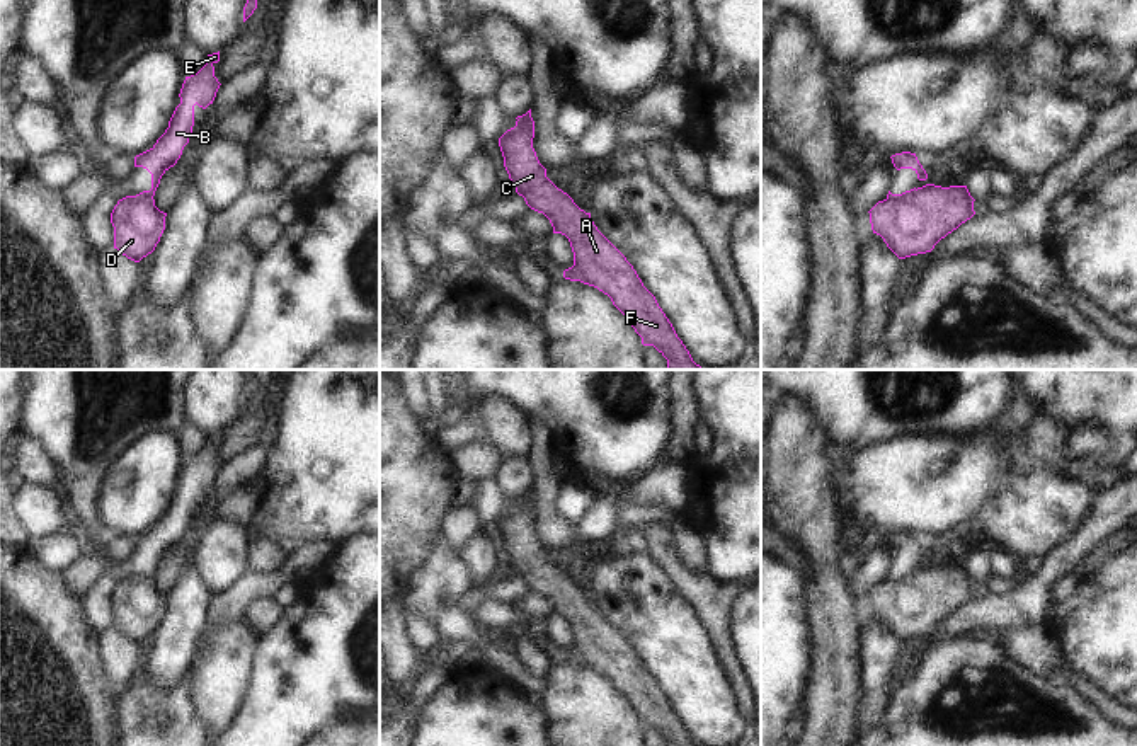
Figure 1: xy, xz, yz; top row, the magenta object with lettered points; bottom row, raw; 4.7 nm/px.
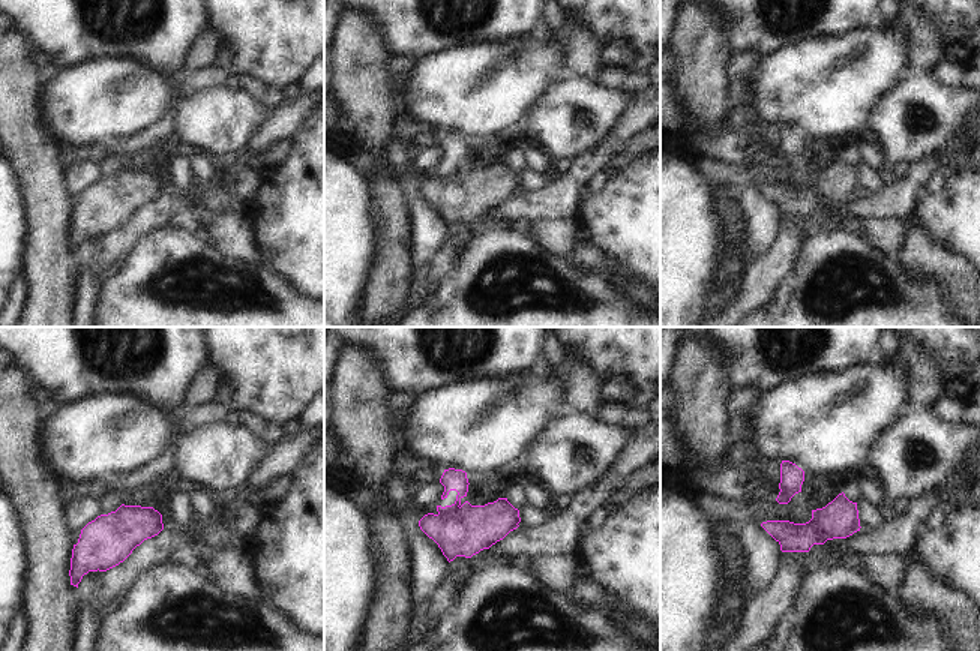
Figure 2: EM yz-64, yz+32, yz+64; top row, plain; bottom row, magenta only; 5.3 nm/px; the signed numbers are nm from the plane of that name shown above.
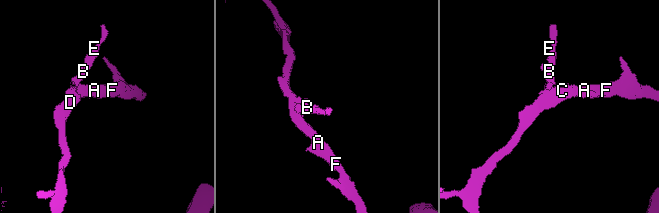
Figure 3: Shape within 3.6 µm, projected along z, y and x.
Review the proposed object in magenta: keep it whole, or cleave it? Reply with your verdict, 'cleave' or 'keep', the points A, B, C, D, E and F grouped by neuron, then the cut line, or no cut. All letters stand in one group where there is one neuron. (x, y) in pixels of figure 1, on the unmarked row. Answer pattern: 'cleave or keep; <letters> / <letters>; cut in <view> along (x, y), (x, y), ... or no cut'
cleave; A C D F / B E; cut in xz along (516, 506), (533, 513)

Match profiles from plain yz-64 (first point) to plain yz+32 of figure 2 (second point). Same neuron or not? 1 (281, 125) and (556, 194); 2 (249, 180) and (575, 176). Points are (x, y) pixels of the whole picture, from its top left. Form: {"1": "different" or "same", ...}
{"1": "same", "2": "different"}

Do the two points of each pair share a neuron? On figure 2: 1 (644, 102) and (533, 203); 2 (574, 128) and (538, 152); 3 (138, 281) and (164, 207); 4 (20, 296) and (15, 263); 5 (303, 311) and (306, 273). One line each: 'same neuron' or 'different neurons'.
1: same neuron
2: different neurons
3: different neurons
4: different neurons
5: different neurons

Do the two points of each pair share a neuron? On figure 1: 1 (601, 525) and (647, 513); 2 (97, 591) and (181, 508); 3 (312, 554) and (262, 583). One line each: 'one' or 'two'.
1: two
2: one
3: one

